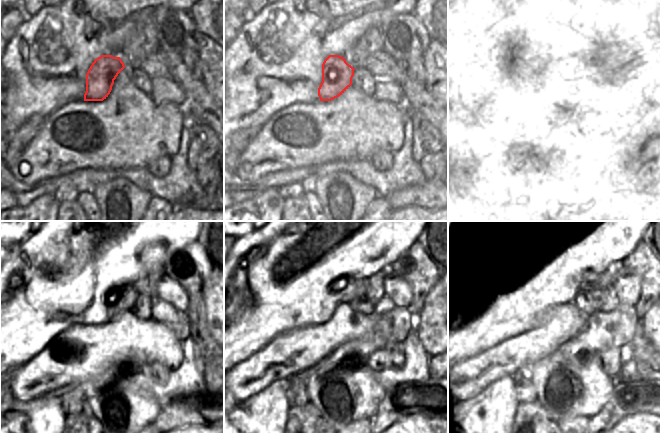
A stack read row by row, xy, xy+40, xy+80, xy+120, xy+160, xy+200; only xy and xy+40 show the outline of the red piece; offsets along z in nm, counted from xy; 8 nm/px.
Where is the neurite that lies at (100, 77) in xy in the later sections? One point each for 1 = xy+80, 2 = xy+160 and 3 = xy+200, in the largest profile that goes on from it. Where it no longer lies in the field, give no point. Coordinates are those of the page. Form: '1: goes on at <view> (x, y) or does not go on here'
1: goes on at xy+80 (564, 74)
2: goes on at xy+160 (355, 288)
3: goes on at xy+200 (604, 280)

